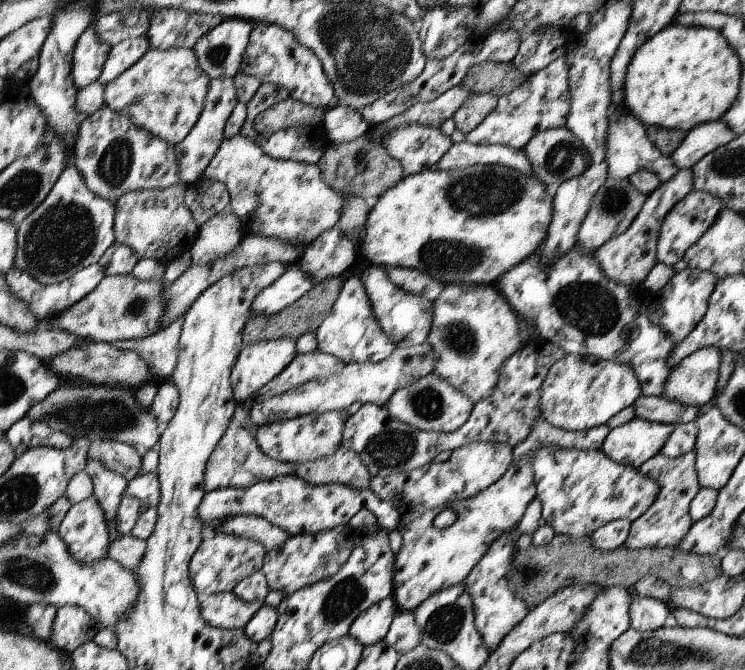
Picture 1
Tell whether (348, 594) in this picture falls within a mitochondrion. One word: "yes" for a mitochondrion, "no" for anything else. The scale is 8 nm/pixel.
yes

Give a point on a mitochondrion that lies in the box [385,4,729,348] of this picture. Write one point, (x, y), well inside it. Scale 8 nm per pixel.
(489, 192)

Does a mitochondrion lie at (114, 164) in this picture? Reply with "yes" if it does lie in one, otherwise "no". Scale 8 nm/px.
yes

